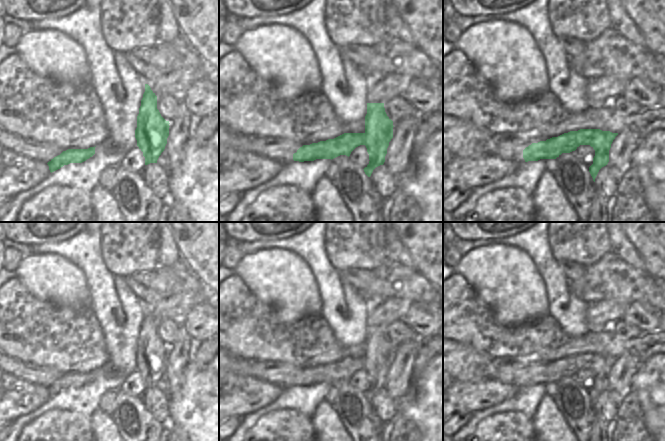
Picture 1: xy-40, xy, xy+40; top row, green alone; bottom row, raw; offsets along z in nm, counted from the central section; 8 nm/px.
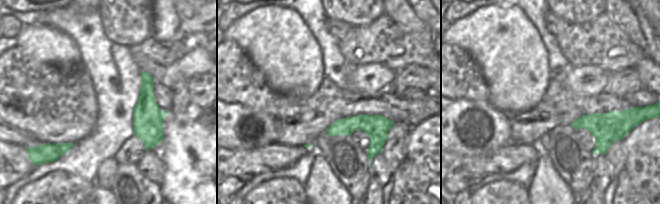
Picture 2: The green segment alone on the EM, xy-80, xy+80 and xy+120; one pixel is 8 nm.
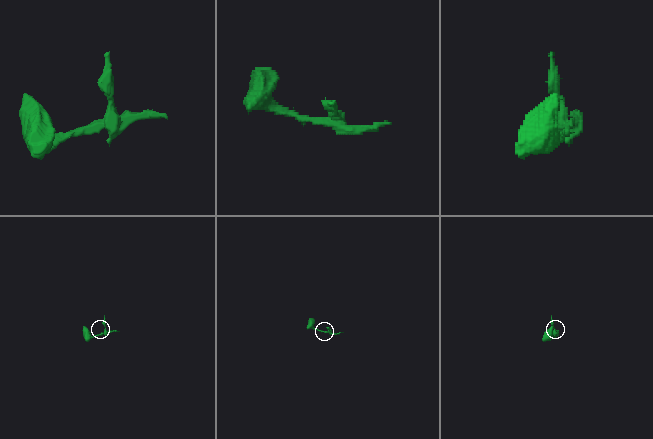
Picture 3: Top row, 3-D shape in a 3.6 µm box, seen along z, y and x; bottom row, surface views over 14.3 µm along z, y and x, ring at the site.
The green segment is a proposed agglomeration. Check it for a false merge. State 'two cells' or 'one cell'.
two cells

